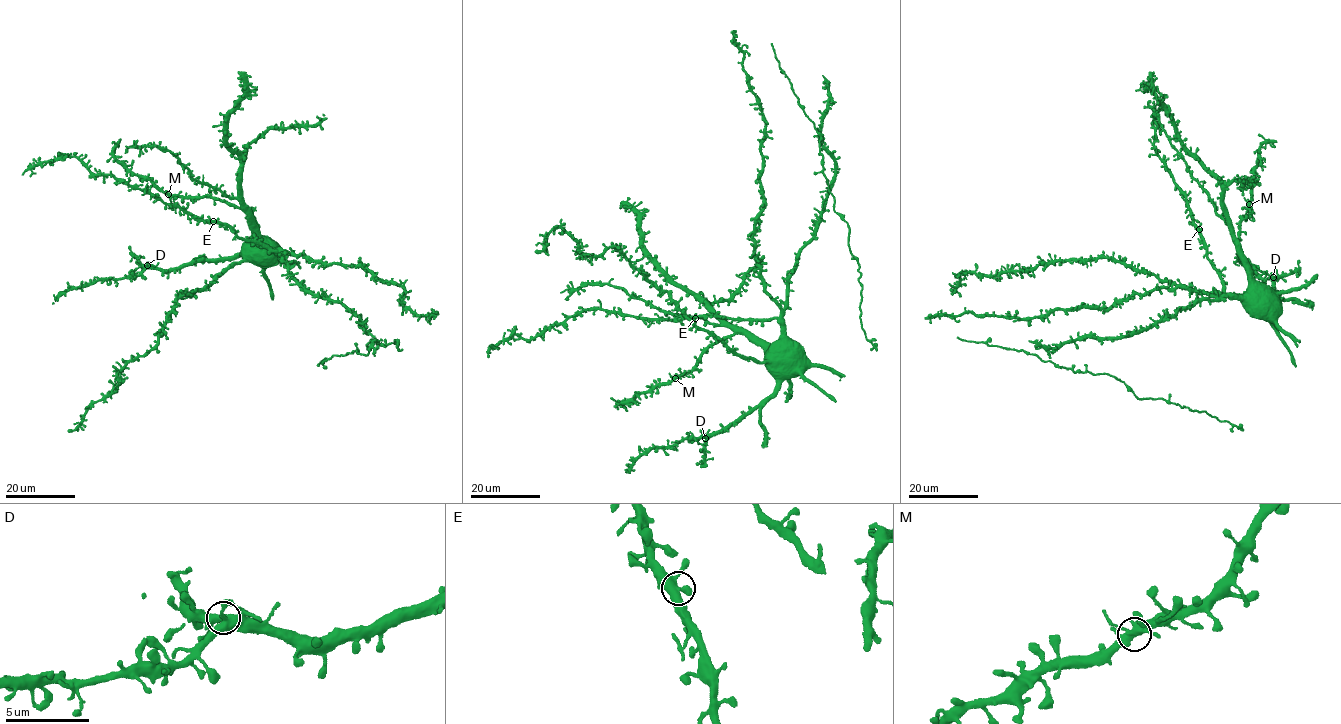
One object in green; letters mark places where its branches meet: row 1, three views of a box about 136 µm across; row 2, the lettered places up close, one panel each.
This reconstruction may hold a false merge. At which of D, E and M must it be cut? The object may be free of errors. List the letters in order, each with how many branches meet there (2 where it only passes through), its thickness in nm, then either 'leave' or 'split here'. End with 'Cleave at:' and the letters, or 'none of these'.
D: 4 | 480 nm | leave
E: 4 | 440 nm | leave
M: 4 | 440 nm | leave
Cleave at: none of these

